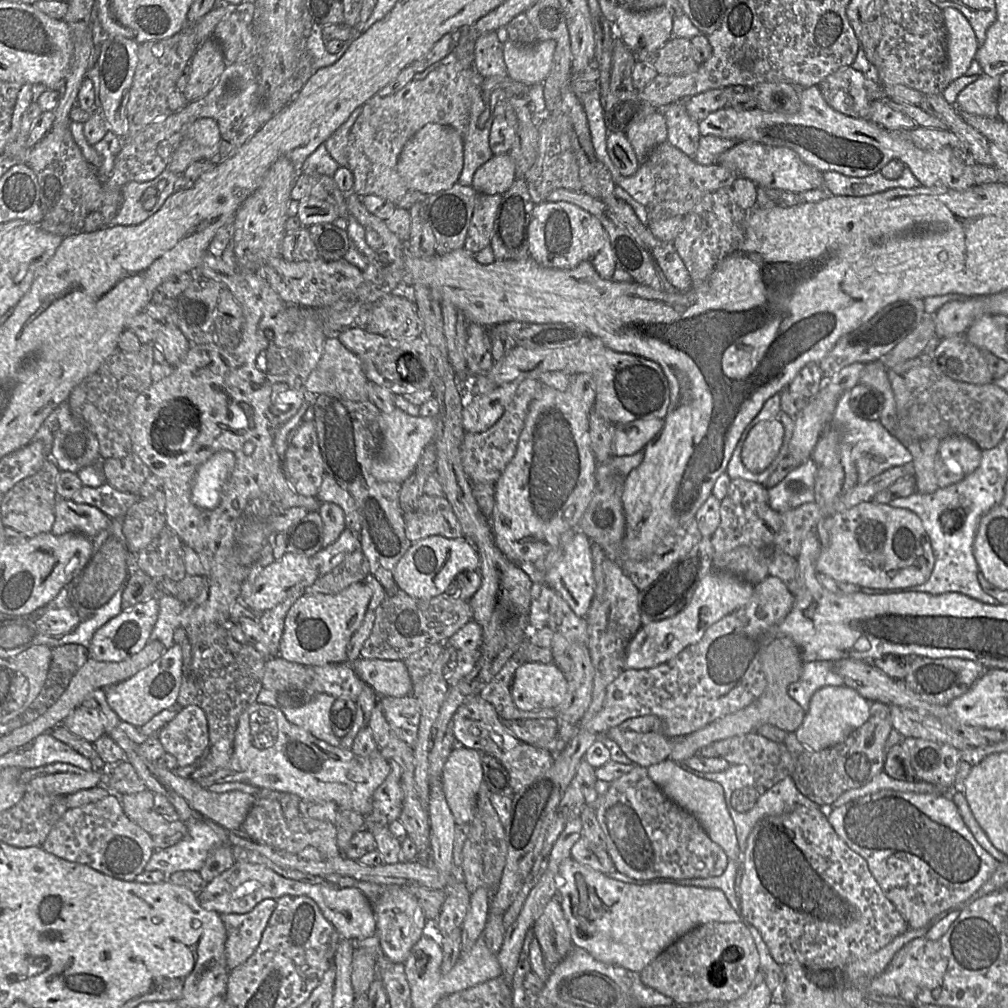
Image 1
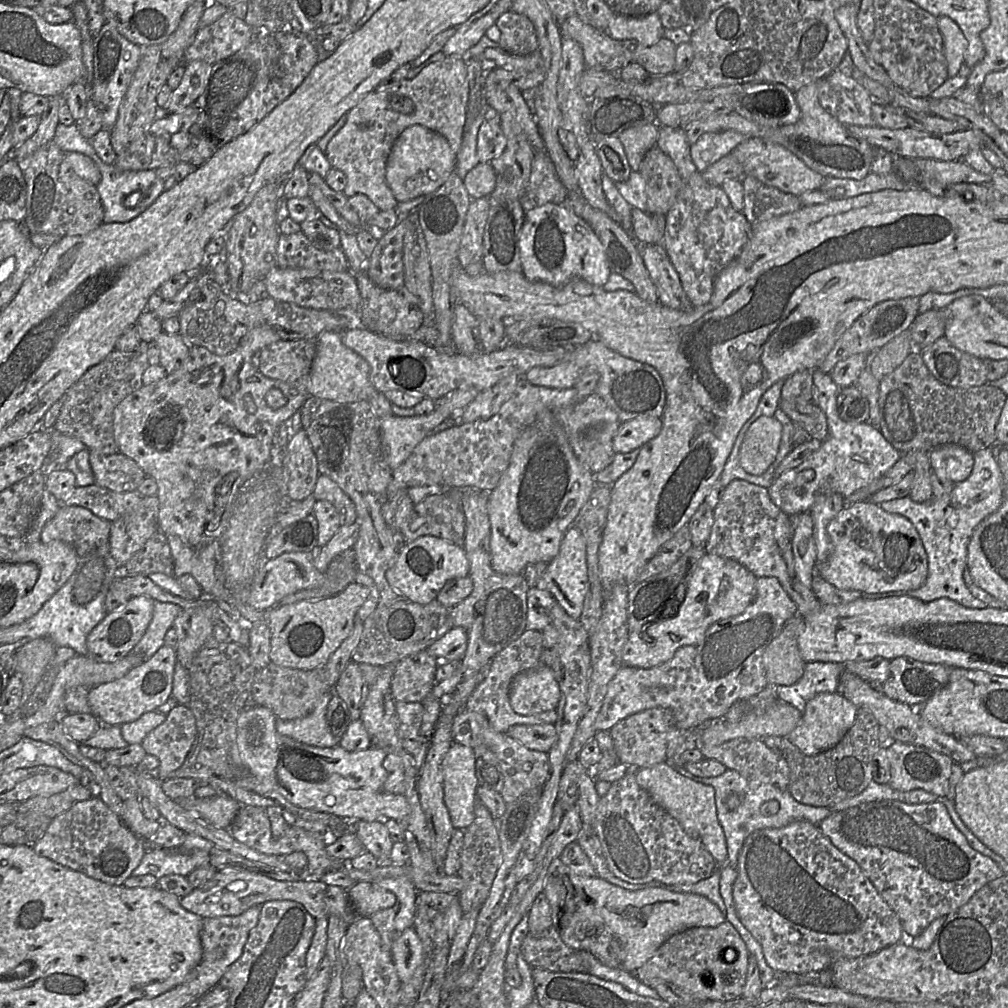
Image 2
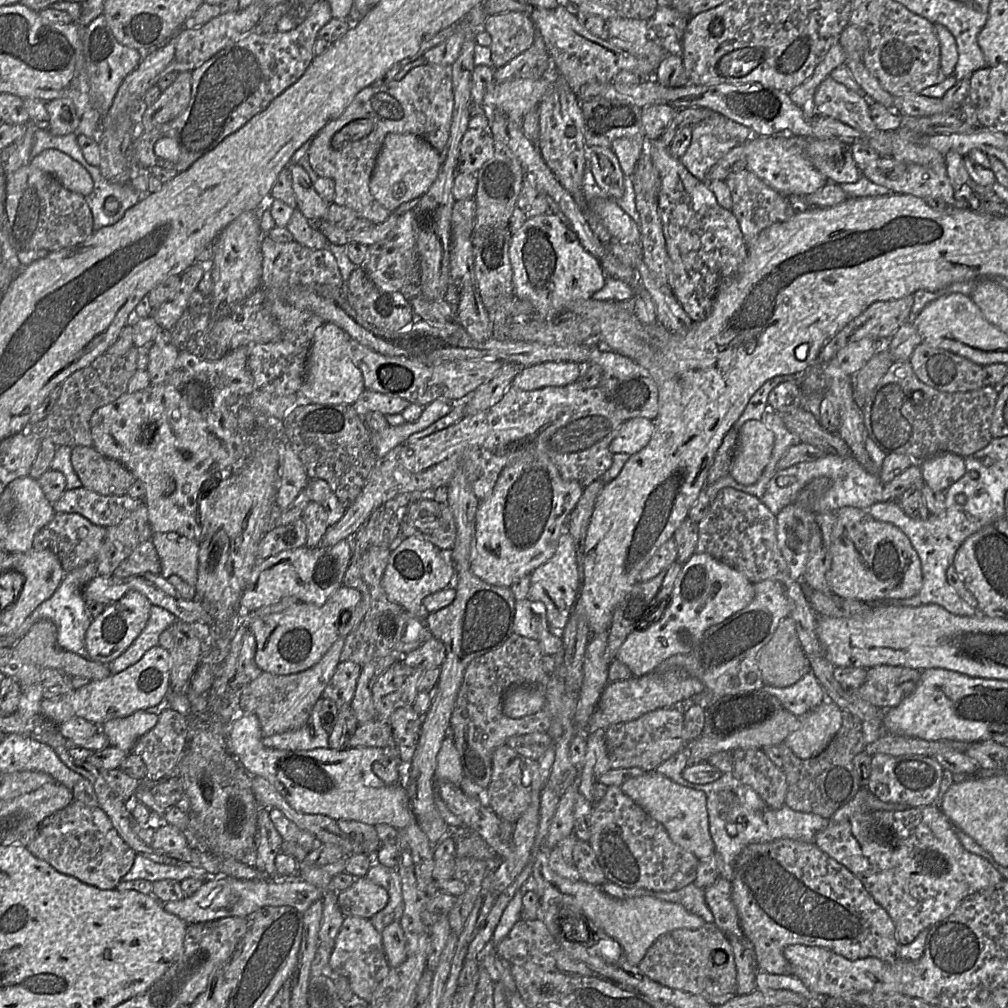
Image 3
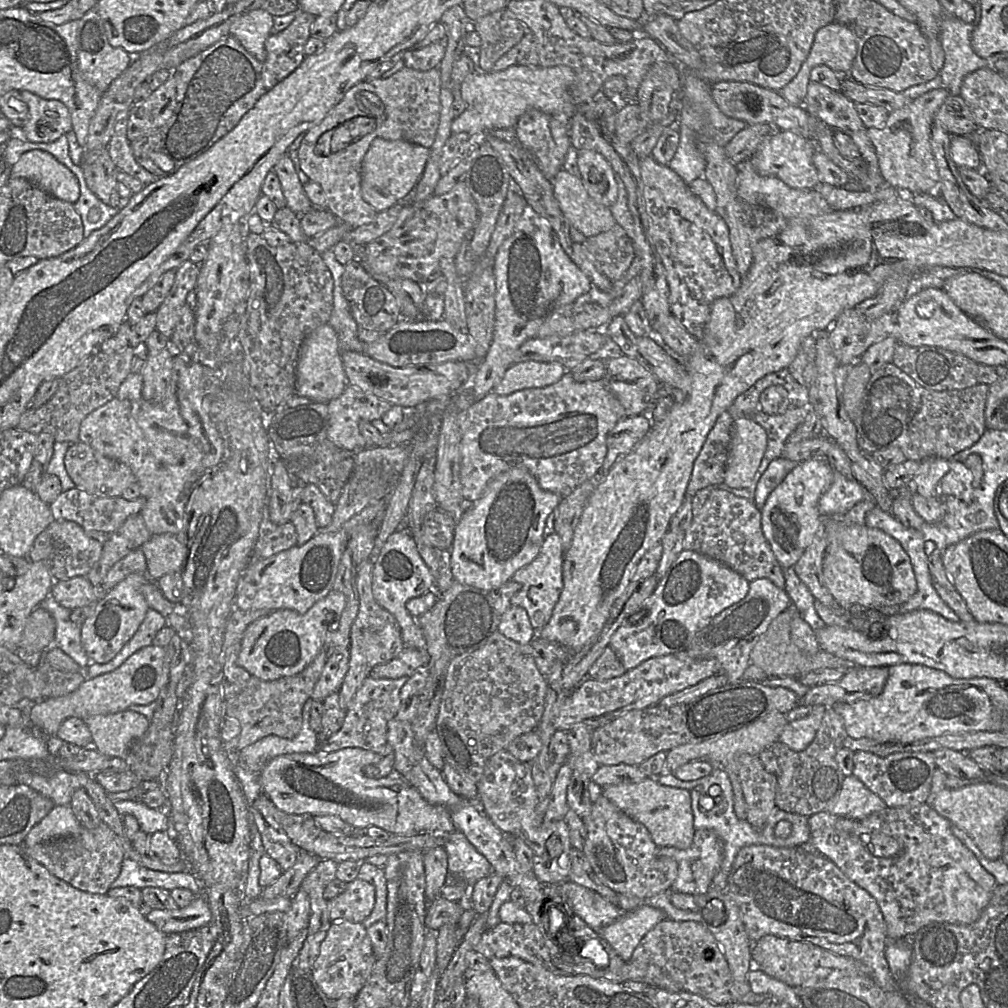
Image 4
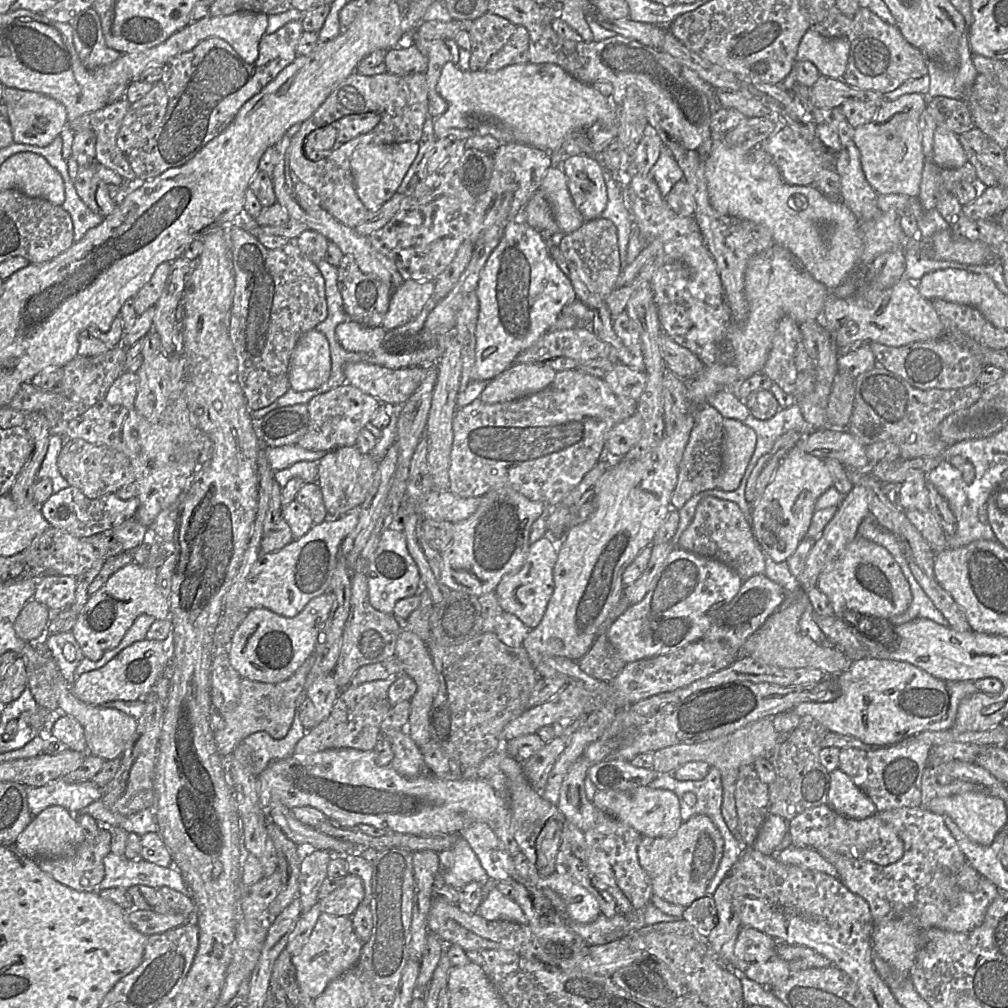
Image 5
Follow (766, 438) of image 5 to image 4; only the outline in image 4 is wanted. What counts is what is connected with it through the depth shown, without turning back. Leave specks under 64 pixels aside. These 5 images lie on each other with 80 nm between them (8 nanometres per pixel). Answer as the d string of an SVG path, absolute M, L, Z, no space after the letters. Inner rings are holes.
M790 407L783 414L768 415L757 411L751 418L761 425L767 434L767 448L759 469L755 474L750 486L744 491L749 495L749 501L754 502L755 490L759 479L767 469L771 461L781 457L784 446L791 433L808 417L809 407Z

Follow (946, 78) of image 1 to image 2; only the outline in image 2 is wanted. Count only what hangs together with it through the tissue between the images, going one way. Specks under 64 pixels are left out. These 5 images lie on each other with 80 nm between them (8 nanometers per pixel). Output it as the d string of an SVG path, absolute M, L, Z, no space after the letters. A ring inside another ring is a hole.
M948 16L938 17L938 27L943 37L947 73L953 77L959 74L964 64L968 41L959 25Z

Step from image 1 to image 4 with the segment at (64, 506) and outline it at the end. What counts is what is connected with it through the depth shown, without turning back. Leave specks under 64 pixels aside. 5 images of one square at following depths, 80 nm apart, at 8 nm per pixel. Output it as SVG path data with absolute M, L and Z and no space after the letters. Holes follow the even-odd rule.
M53 520L36 537L26 558L30 562L45 564L55 581L86 576L100 558L108 536L109 534L101 531L86 530L73 521Z

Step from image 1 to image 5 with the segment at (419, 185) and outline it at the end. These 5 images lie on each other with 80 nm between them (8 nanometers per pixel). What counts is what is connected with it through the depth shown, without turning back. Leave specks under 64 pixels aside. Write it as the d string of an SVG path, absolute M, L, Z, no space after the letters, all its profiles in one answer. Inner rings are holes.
M416 142L397 144L369 144L357 148L350 159L351 173L358 197L369 212L378 210L398 193L405 173L416 158L420 145Z

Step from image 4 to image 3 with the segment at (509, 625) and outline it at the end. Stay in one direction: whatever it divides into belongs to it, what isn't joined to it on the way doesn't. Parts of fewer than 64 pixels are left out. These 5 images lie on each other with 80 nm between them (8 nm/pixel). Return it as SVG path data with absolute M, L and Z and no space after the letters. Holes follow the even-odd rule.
M525 597L516 601L513 631L515 634L540 640L541 634L551 630L546 607L543 602L531 601Z

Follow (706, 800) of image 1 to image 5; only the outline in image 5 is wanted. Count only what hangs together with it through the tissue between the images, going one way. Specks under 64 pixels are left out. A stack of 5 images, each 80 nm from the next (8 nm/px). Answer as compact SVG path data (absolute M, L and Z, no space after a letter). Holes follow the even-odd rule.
M641 786L631 791L597 790L592 803L600 812L618 819L646 837L670 838L683 823L679 797L666 789Z

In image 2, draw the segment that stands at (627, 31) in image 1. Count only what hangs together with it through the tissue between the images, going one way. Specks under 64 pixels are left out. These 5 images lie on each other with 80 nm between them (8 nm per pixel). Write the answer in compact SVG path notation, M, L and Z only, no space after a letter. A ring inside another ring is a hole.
M656 12L641 17L615 15L605 34L612 39L652 46L664 37L665 29Z

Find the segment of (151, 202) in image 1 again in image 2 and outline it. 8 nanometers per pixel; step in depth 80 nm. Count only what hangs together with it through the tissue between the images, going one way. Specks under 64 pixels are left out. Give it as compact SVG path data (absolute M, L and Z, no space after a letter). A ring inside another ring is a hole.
M101 161L100 180L97 191L103 209L103 224L123 224L131 221L141 214L143 199L150 191L153 182L159 182L154 170L124 171L116 168L114 164L108 165ZM136 198L135 208L124 205L124 201Z

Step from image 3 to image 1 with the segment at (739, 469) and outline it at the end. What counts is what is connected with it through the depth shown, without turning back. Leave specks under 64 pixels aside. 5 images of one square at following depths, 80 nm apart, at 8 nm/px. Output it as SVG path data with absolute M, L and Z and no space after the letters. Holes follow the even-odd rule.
M778 418L758 422L744 441L742 463L753 473L763 472L776 458L783 438L784 427Z

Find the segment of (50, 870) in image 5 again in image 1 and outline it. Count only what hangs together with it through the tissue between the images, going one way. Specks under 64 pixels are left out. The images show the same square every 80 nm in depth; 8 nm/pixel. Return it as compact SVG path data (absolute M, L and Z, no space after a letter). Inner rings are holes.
M111 795L68 809L53 826L42 848L59 858L88 865L113 878L132 881L145 871L155 851L152 840L152 835L127 817L120 799Z

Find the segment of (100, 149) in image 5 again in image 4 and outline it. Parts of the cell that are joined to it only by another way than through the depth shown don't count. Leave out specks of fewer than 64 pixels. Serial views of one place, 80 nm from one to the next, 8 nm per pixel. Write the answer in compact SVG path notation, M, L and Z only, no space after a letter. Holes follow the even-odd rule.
M122 112L117 117L113 135L107 144L107 151L116 168L138 179L144 185L160 179L140 166L133 155L131 142L127 138L128 112Z

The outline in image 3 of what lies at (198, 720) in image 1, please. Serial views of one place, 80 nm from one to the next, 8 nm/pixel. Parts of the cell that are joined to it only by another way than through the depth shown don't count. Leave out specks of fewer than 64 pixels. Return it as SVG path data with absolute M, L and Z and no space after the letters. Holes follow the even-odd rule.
M168 708L162 712L156 725L139 737L130 750L130 754L138 755L146 765L147 781L156 781L169 773L179 762L188 746L188 718L178 711Z

